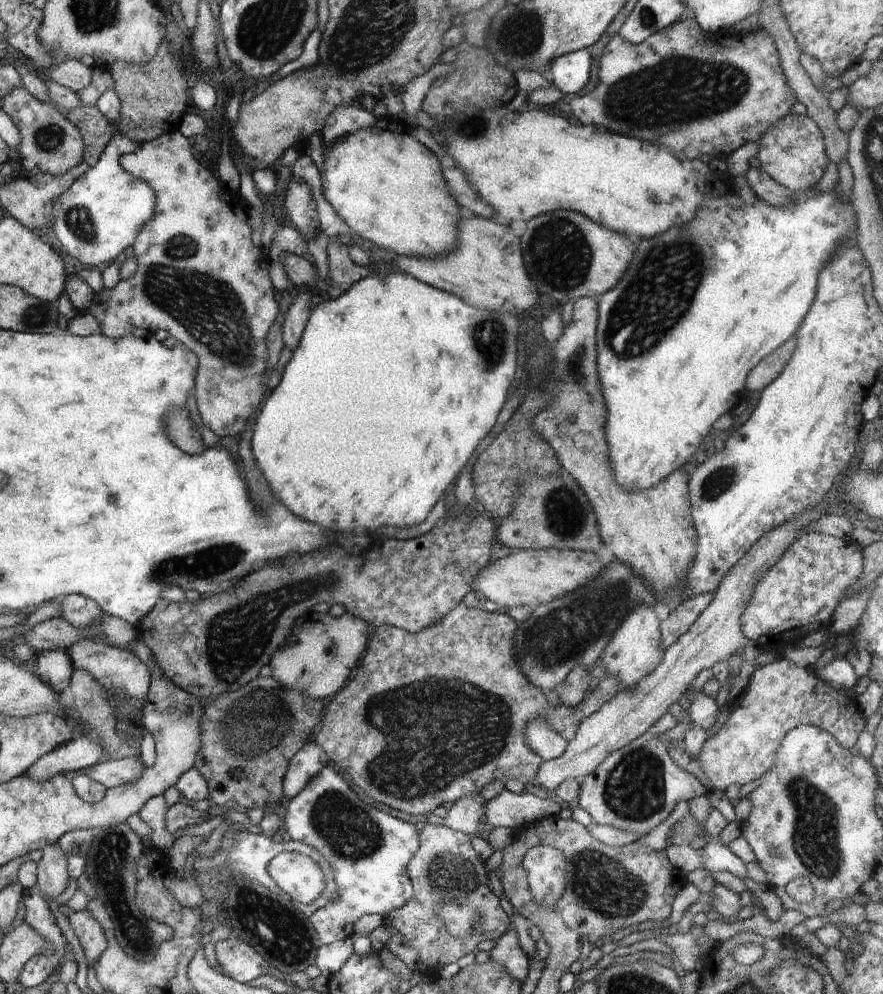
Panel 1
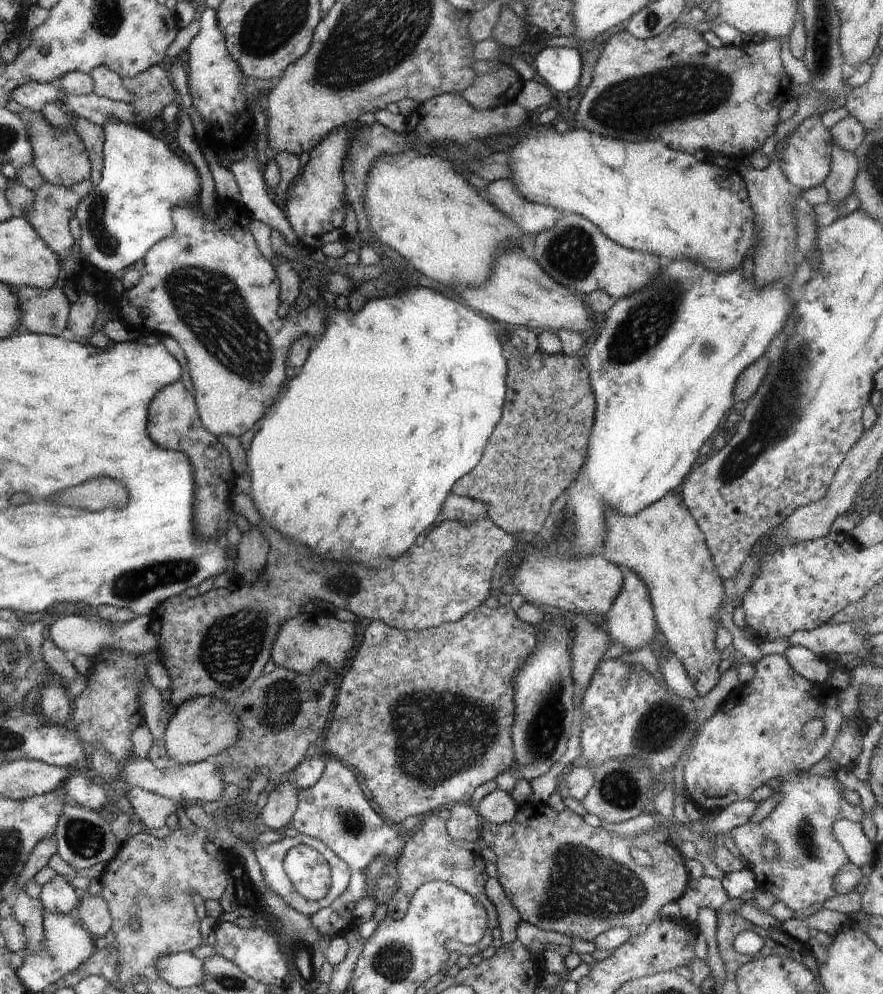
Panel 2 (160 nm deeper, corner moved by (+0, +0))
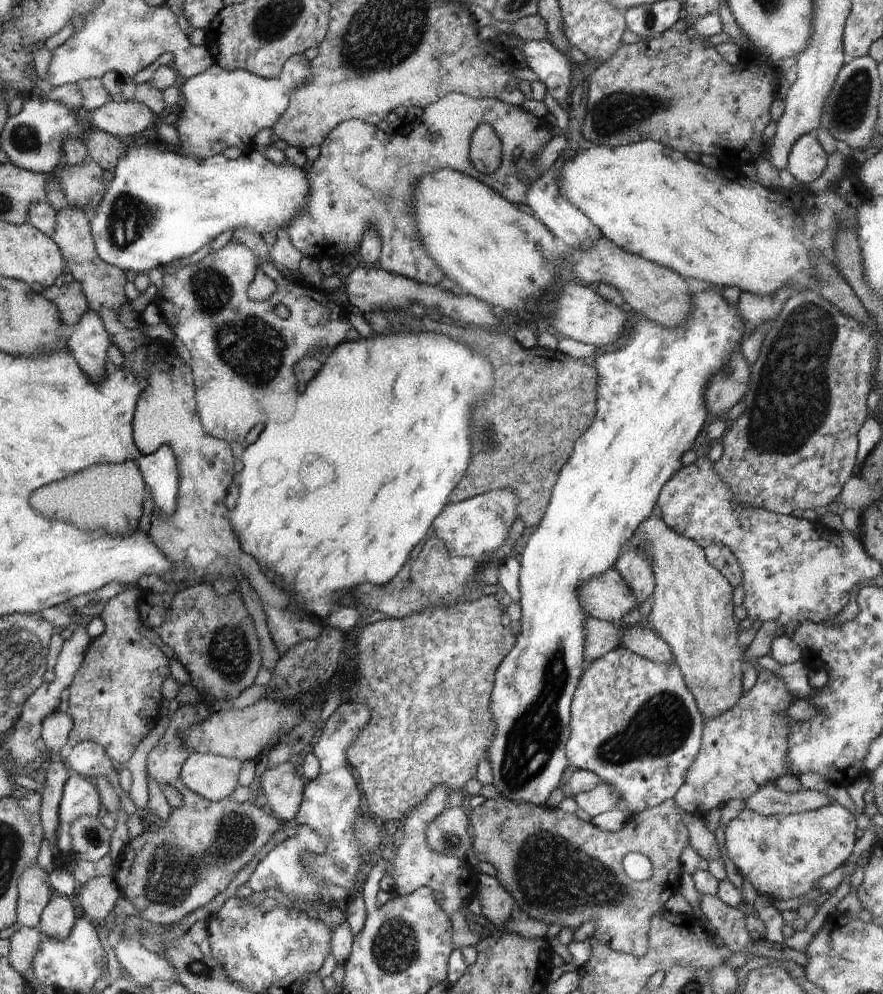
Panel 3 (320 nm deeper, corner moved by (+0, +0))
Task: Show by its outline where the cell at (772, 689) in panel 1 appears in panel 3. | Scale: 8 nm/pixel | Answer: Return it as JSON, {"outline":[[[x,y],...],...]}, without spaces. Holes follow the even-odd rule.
{"outline":[[[759,668],[756,684],[743,694],[729,711],[711,719],[704,718],[699,753],[689,766],[685,782],[673,796],[681,810],[697,816],[709,813],[712,808],[722,807],[734,798],[746,800],[762,785],[790,773],[790,768],[785,762],[788,750],[787,726],[790,725],[786,710],[793,702],[793,696],[788,692],[786,685],[772,671]]]}

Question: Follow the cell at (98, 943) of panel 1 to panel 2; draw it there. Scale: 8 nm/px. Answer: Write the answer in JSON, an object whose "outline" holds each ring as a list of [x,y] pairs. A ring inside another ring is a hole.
{"outline":[[[76,886],[79,896],[78,914],[82,927],[86,927],[90,936],[96,940],[111,929],[112,917],[108,901],[99,893],[92,895],[85,887]]]}

